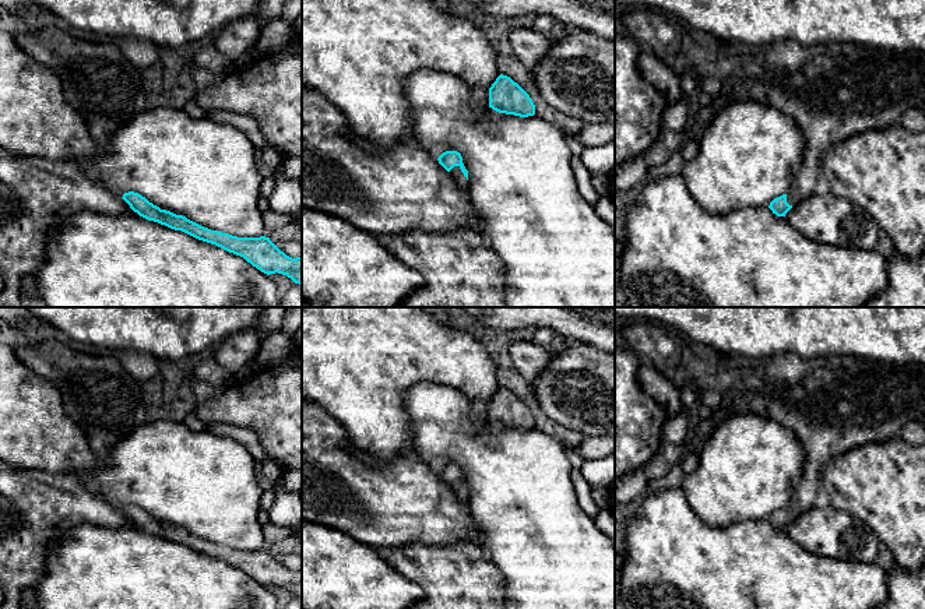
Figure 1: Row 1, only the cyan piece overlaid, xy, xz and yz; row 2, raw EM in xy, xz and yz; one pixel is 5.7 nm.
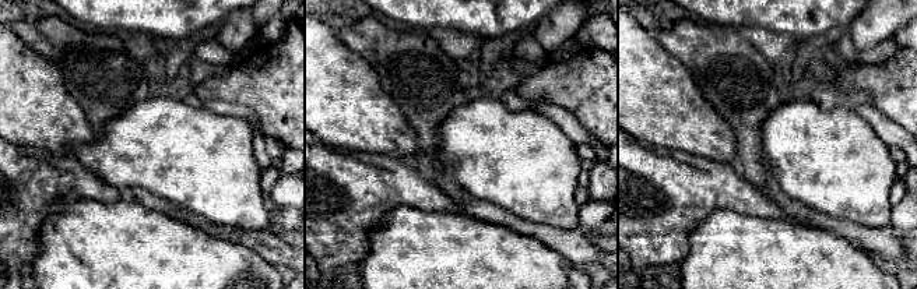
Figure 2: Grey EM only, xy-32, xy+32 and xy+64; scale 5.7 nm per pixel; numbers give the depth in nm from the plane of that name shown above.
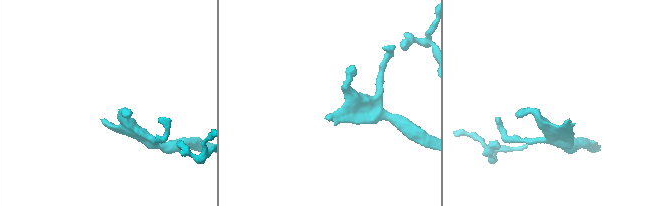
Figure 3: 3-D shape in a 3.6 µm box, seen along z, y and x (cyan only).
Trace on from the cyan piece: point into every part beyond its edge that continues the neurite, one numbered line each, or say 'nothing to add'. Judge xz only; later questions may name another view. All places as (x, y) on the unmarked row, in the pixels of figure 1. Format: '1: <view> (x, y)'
1: xz (456, 485)

